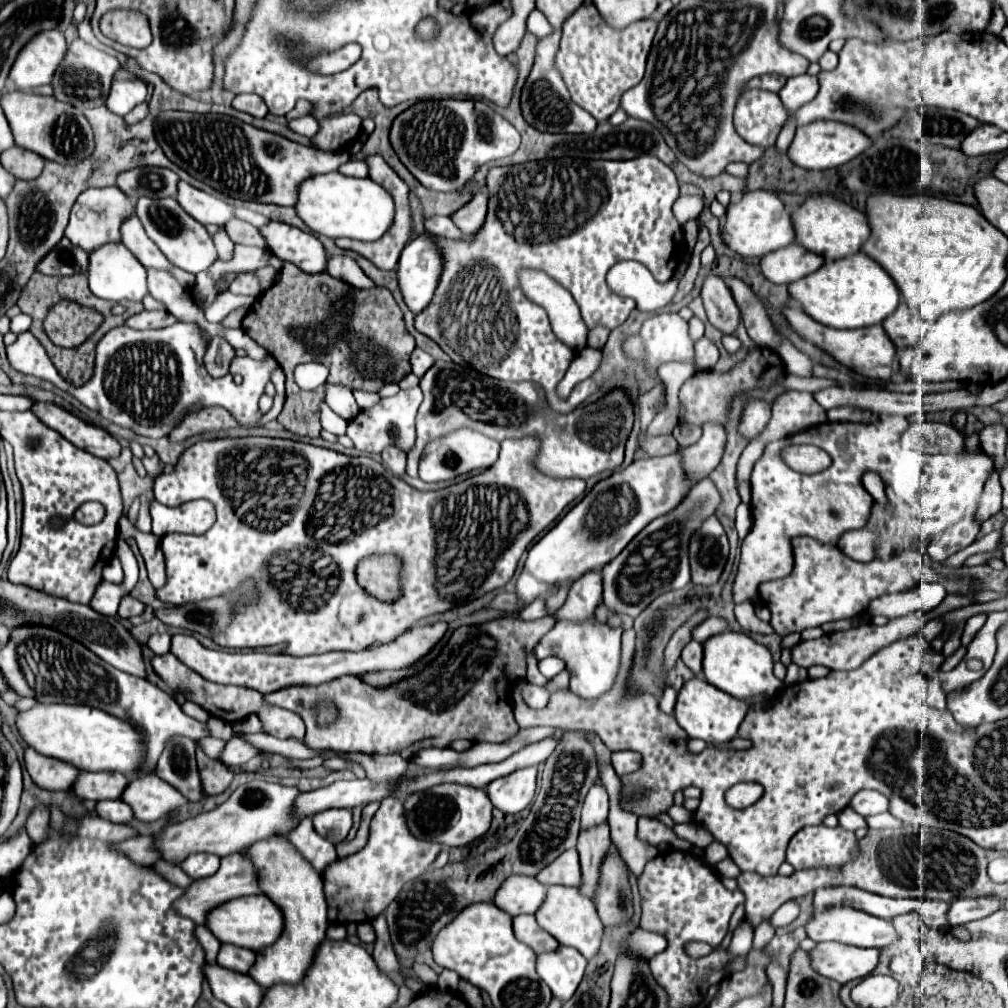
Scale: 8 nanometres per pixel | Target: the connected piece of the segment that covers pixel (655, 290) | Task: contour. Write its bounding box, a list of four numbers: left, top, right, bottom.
[607,262,678,310]

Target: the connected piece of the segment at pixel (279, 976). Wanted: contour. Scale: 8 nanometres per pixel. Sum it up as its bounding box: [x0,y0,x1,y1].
[247,838,329,990]

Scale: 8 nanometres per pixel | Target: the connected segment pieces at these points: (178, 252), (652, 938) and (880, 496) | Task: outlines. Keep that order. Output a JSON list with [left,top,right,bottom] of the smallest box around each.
[[137,198,217,274],[623,928,667,958],[863,472,887,504]]

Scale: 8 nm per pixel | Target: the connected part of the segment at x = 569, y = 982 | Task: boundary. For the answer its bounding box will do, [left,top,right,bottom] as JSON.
[537,946,587,1002]

